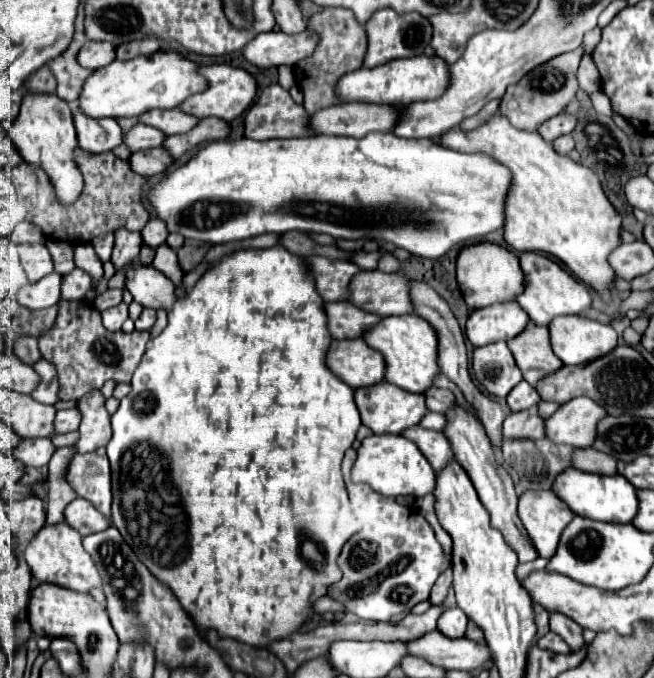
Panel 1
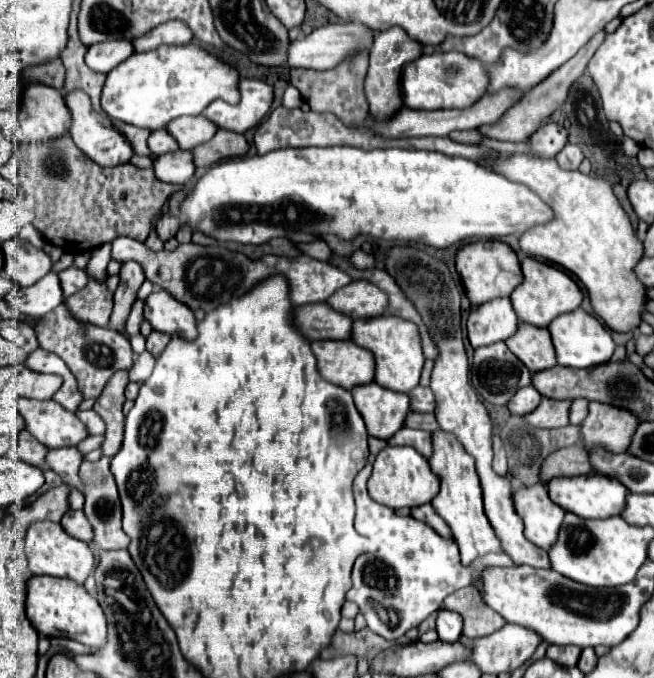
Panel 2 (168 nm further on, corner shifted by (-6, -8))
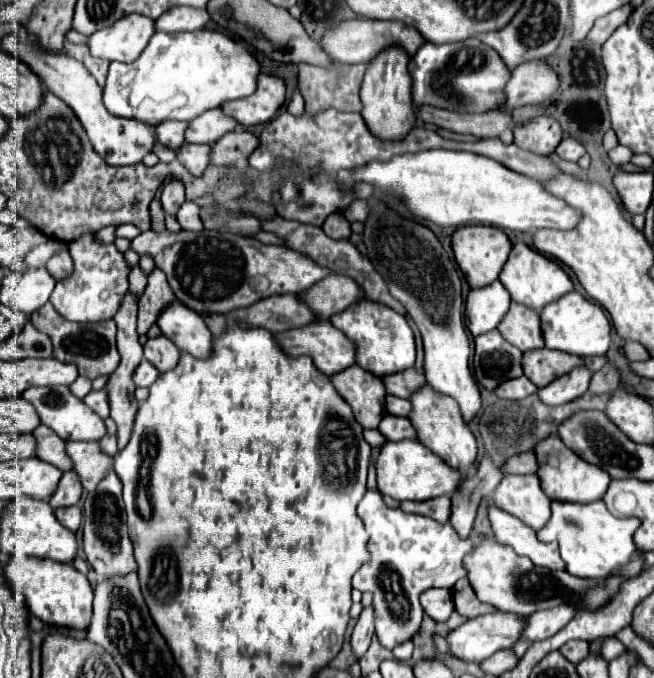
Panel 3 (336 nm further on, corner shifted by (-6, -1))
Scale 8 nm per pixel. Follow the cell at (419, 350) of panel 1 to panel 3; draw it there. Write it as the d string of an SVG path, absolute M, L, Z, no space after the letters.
M361 298L355 306L349 306L347 310L333 314L331 324L335 328L343 330L343 334L347 334L347 338L351 338L355 342L355 362L363 370L367 370L375 376L393 374L393 372L411 368L415 364L413 330L409 328L407 320L401 314L397 314L395 310L391 310L379 302Z

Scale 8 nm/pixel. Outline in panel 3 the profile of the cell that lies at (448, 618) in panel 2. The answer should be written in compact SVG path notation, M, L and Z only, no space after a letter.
M431 588L425 590L419 600L423 602L423 610L425 614L429 614L435 622L445 622L451 612L455 610L453 598L451 598L451 590L443 590L443 588Z

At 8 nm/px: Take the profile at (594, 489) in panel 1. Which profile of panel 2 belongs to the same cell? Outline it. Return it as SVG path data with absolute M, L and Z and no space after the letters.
M591 473L587 477L555 477L547 483L547 489L549 489L549 497L559 507L583 519L607 519L613 515L621 515L627 503L627 487L599 473Z

